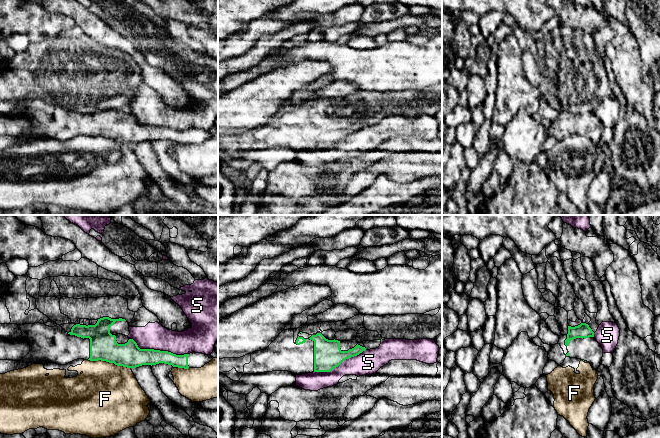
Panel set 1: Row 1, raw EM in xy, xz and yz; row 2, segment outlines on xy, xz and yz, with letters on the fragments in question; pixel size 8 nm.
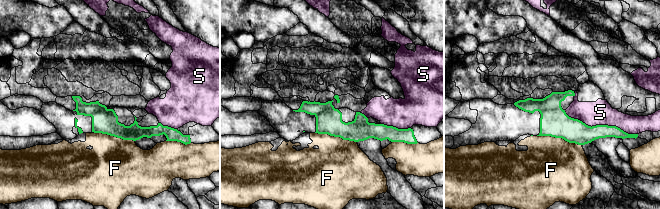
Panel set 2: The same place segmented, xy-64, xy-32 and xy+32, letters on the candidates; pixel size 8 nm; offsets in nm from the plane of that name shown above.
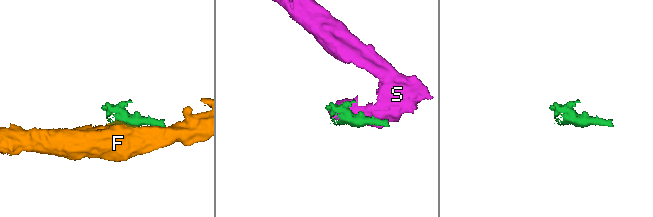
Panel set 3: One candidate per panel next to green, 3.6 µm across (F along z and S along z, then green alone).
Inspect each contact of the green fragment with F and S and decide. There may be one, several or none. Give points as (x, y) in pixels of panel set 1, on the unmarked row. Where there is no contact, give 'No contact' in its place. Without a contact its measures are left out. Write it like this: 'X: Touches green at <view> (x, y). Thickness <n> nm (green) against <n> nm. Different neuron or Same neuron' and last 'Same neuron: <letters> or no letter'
F: Touches green at xy (109, 138). Thickness 220 nm (green) against 480 nm. Different neuron
S: Touches green at xy (158, 126). Thickness 200 nm (green) against 200 nm. Different neuron
Same neuron: no letter

